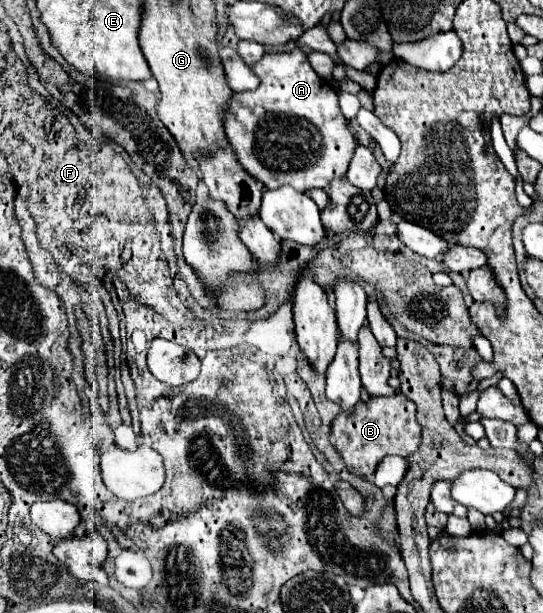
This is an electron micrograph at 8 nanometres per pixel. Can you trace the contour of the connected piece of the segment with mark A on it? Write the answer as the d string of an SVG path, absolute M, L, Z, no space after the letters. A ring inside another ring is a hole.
M293 49L289 53L265 53L261 61L251 65L251 71L261 79L259 87L255 91L233 93L225 109L223 129L235 159L267 189L279 189L283 185L291 185L297 191L307 191L313 187L327 189L331 179L345 175L351 153L357 145L349 123L339 109L337 91L311 69L307 55L301 49Z

